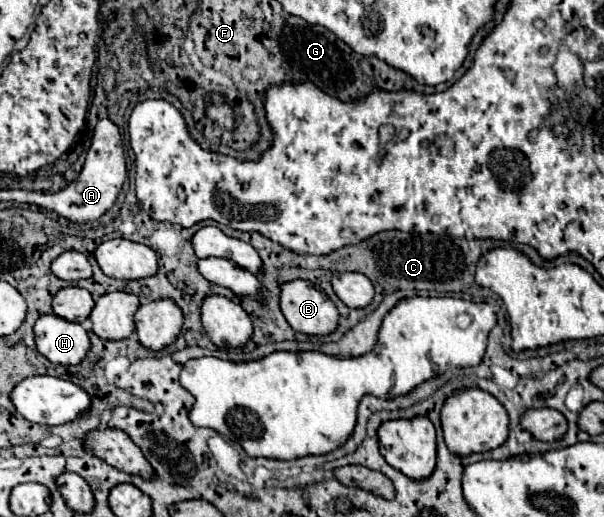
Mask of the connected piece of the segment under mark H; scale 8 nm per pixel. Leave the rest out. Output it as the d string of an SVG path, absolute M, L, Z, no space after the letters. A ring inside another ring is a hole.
M55 314L35 322L35 342L45 358L63 366L79 364L91 348L89 334L81 324L67 322Z

